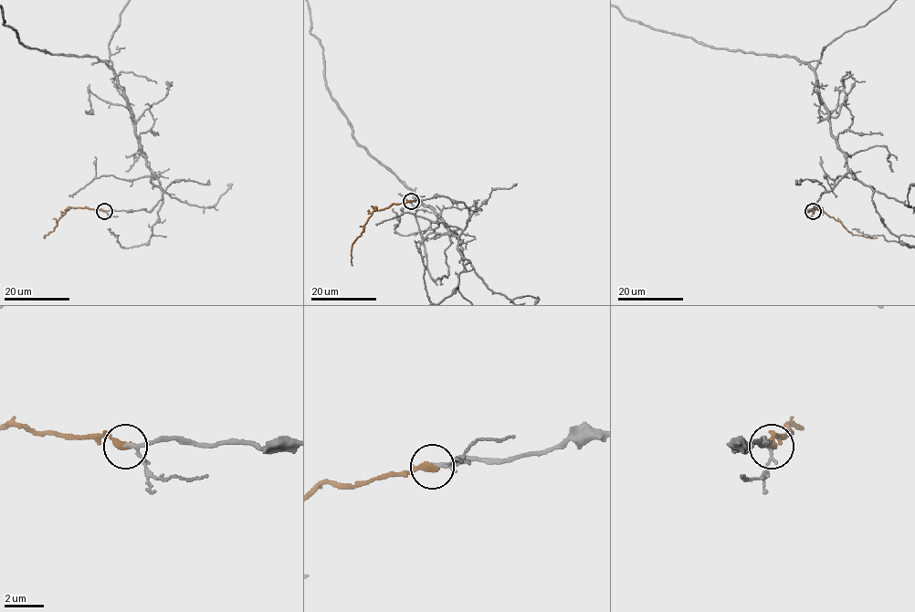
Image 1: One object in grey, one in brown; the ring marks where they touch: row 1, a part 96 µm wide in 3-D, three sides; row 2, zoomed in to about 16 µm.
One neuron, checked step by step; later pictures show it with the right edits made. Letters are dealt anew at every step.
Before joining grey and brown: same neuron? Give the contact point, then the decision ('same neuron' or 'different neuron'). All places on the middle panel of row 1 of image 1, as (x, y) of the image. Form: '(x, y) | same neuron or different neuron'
(411, 201) | same neuron

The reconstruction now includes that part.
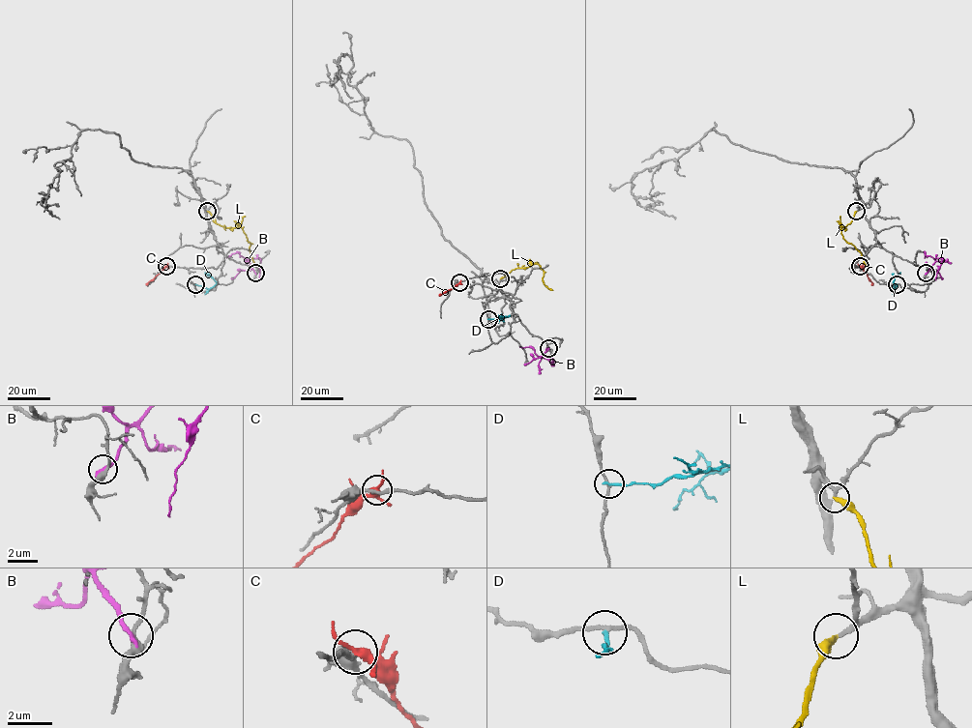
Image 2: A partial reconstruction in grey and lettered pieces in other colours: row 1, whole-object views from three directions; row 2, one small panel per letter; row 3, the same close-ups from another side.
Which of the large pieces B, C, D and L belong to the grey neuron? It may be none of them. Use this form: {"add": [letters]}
{"add": ["L"]}

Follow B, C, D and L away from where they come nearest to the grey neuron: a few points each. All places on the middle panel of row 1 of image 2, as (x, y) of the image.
B: (548, 348), (542, 358), (553, 364), (551, 358)
C: (459, 282), (439, 294)
D: (488, 319), (509, 316), (497, 323)
L: (500, 278), (513, 270), (537, 264), (543, 271), (544, 284), (552, 290)

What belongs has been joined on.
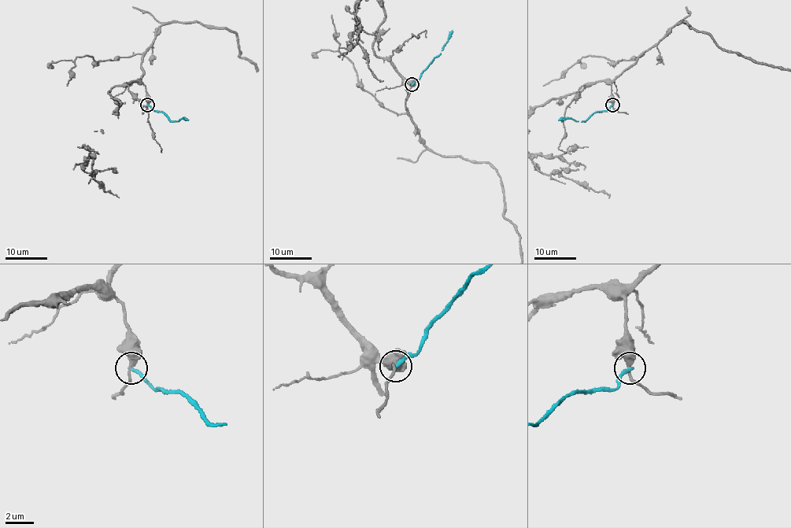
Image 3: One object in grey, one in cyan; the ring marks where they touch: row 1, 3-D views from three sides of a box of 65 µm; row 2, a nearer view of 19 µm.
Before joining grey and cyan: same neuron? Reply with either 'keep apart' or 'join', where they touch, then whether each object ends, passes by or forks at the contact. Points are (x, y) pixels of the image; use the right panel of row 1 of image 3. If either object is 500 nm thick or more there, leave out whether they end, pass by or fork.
keep apart | (612, 105) | grey passes by | cyan ends

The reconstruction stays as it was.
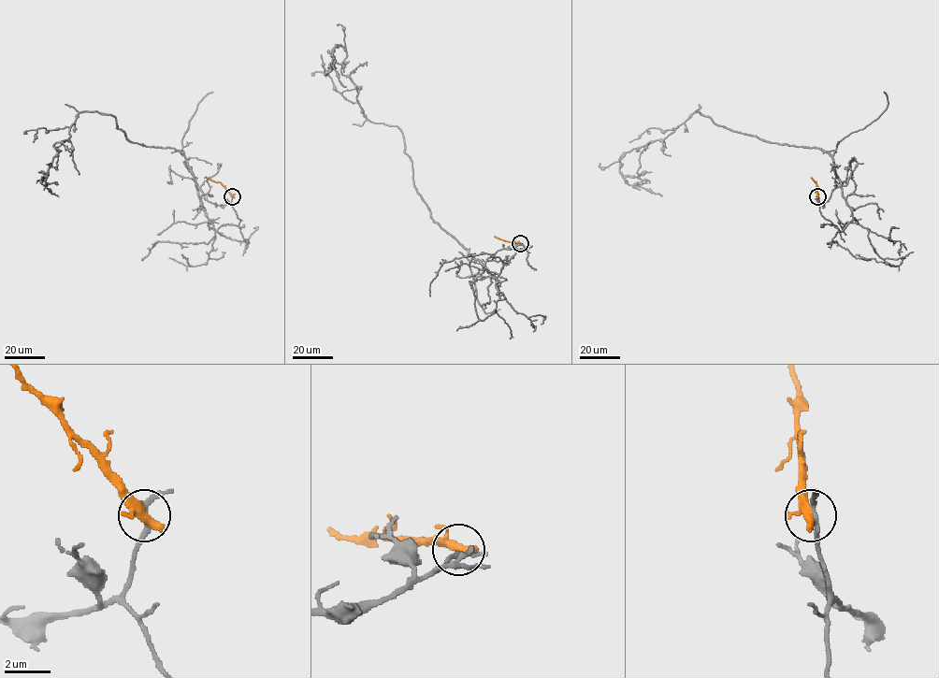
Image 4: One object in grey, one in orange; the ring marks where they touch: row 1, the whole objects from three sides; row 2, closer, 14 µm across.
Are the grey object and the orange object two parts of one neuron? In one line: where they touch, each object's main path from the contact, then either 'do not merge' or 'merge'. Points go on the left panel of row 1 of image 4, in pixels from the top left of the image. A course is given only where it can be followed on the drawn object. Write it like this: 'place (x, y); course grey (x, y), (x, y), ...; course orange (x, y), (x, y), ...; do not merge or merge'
place (232, 196); course grey (232, 196), (210, 203), (180, 151), (134, 143), (114, 116), (80, 111), (53, 145), (45, 184), (58, 196); course orange (232, 196), (220, 182), (207, 178); do not merge

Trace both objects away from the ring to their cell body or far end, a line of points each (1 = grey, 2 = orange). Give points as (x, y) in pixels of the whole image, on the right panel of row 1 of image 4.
1: (818, 196), (823, 205), (840, 185), (828, 152), (694, 111), (620, 158), (628, 184), (661, 196)
2: (817, 196), (816, 182), (811, 178)

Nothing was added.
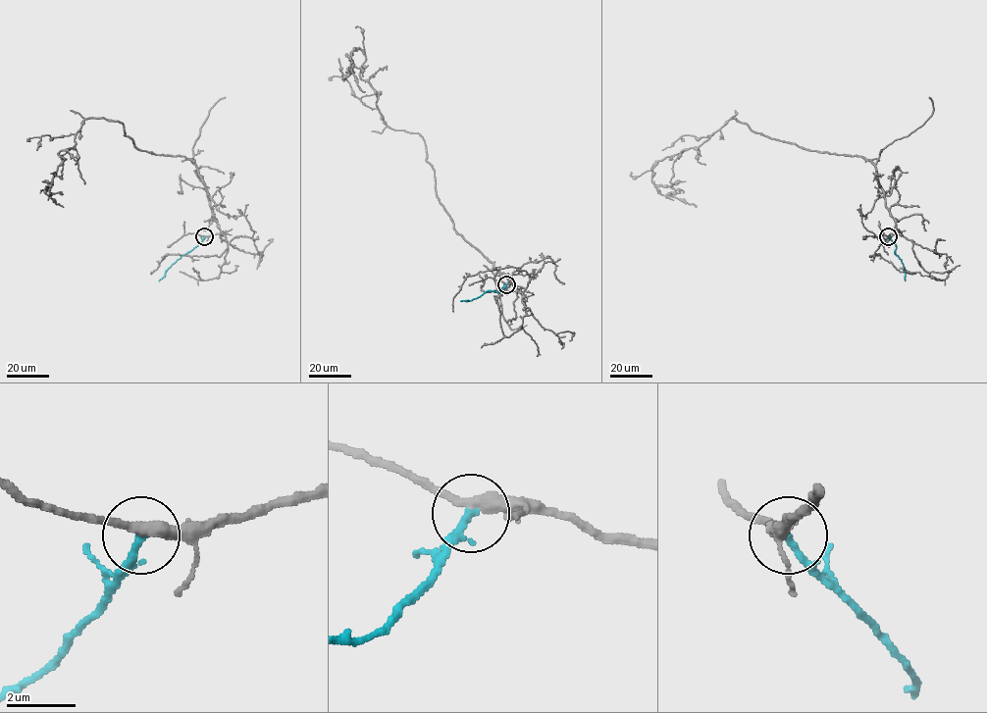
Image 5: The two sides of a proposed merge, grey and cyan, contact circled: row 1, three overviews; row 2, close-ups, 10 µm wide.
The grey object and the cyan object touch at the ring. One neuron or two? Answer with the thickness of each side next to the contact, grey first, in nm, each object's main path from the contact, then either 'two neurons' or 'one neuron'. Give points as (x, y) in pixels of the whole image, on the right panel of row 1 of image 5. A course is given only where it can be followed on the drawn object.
340 nm thick on the grey side, 150 nm on the other; grey runs (888, 236), (896, 221), (870, 160), (807, 150), (735, 118), (698, 147), (652, 167), (661, 194), (696, 207); cyan runs (888, 236), (896, 245), (895, 254), (905, 268), (905, 280); one neuron

